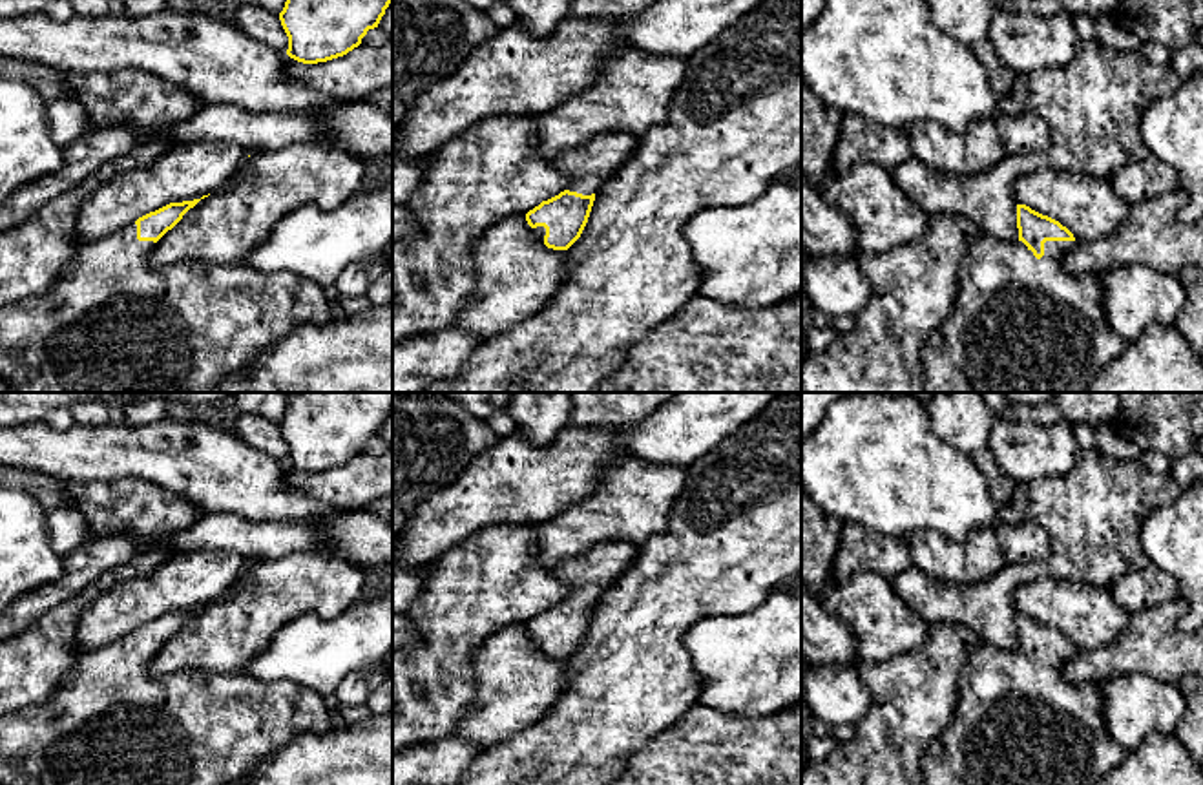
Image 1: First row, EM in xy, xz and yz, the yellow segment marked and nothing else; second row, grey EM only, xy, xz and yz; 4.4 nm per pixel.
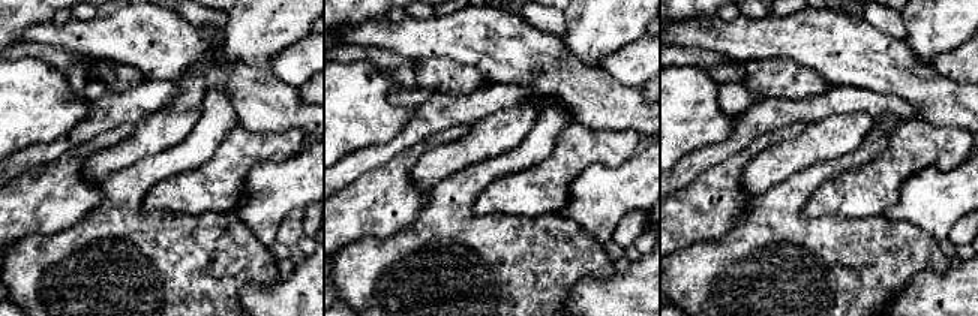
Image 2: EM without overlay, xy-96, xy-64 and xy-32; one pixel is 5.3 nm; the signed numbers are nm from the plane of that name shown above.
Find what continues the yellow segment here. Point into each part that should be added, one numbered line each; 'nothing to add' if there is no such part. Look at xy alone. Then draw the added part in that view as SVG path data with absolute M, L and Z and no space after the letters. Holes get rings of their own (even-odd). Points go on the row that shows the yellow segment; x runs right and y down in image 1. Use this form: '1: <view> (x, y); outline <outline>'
1: xy (114, 324); outline M131 223L80 246L47 294L0 309L0 380L15 392L219 392L228 376L248 369L296 327L332 321L325 290L298 274L265 274L245 263L152 267L153 246L137 239Z

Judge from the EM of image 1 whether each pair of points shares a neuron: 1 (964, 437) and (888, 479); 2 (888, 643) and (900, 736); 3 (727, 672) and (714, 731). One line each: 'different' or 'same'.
1: different
2: different
3: different

